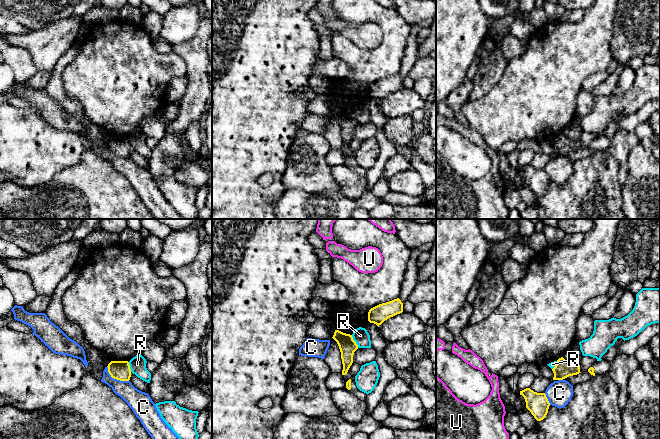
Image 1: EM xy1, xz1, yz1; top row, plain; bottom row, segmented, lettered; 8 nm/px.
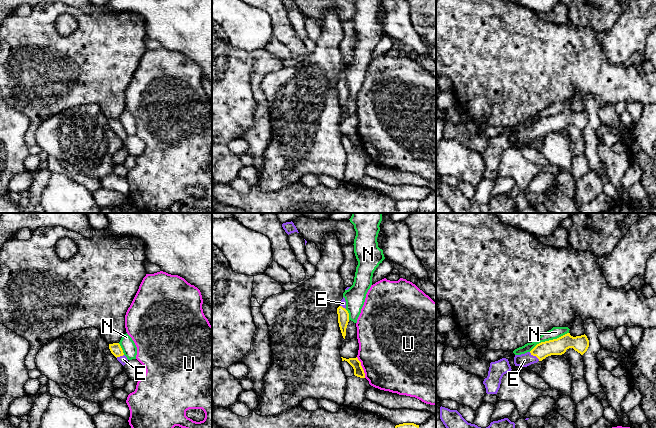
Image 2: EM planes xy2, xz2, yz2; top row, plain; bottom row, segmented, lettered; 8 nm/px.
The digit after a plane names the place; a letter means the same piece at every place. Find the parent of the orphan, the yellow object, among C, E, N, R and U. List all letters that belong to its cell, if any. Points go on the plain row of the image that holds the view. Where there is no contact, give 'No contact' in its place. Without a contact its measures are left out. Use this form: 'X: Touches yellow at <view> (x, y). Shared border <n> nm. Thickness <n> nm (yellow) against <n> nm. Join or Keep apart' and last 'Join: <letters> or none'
C: Touches yellow at xy1 (115, 154). Shared border 220 nm. Thickness 160 nm (yellow) against 160 nm. Keep apart
E: Touches yellow at yz2 (534, 131). Shared border 110 nm. Thickness 130 nm (yellow) against 110 nm. Join
N: Touches yellow at yz2 (549, 116). Shared border 360 nm. Thickness 130 nm (yellow) against 90 nm. Keep apart
R: Touches yellow at xz1 (354, 117). Shared border 120 nm. Thickness 140 nm (yellow) against 130 nm. Keep apart
U: Touches yellow at xz2 (361, 143). Shared border 180 nm. Thickness 80 nm (yellow) against 480 nm. Keep apart
Join: E

